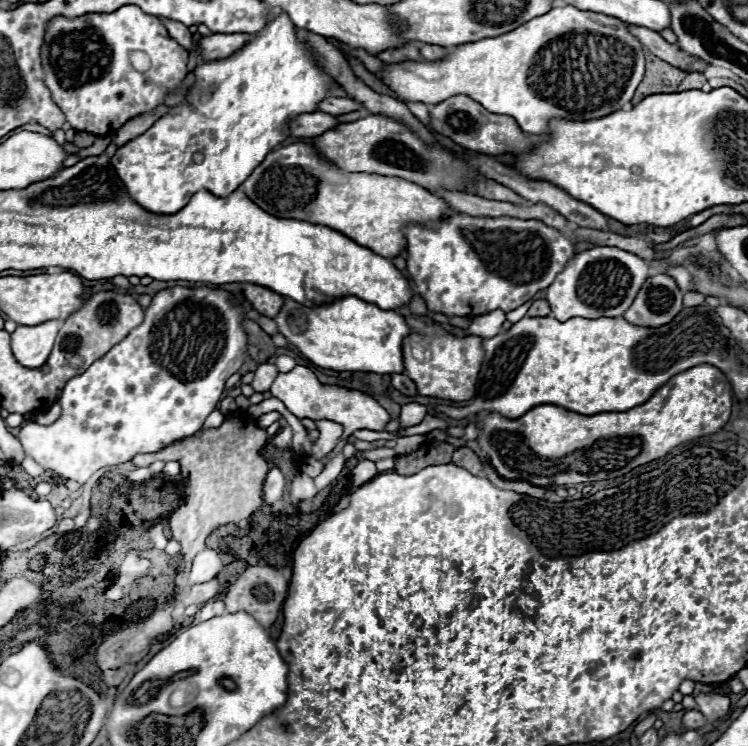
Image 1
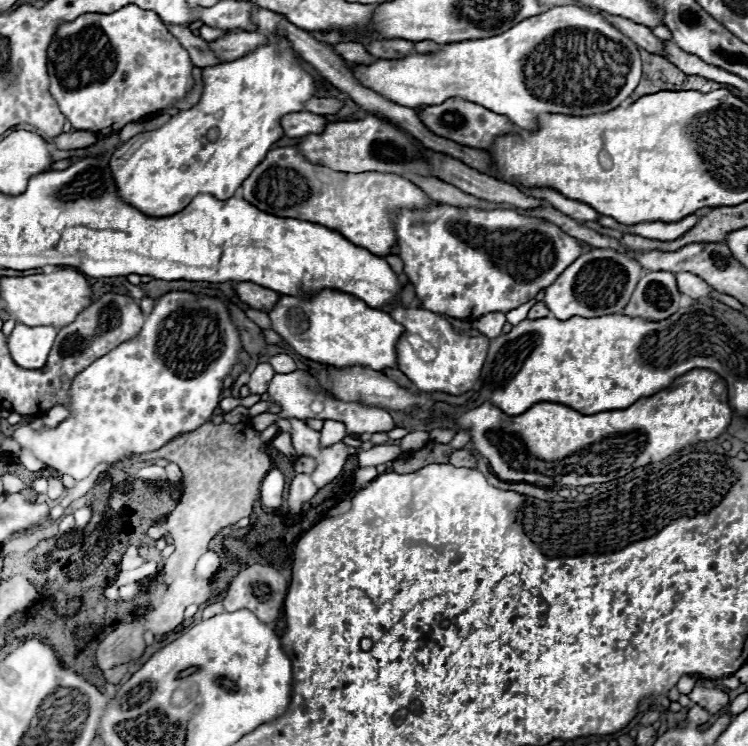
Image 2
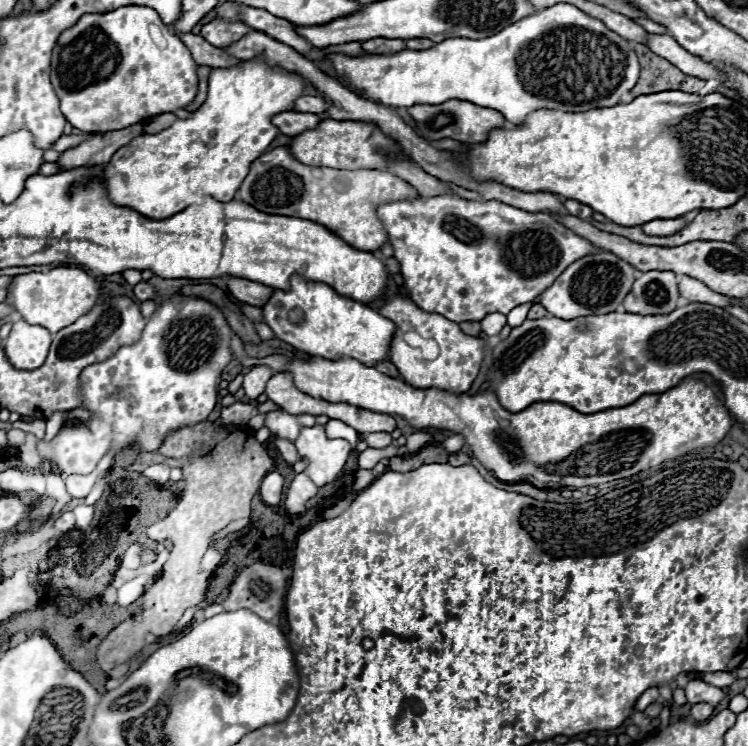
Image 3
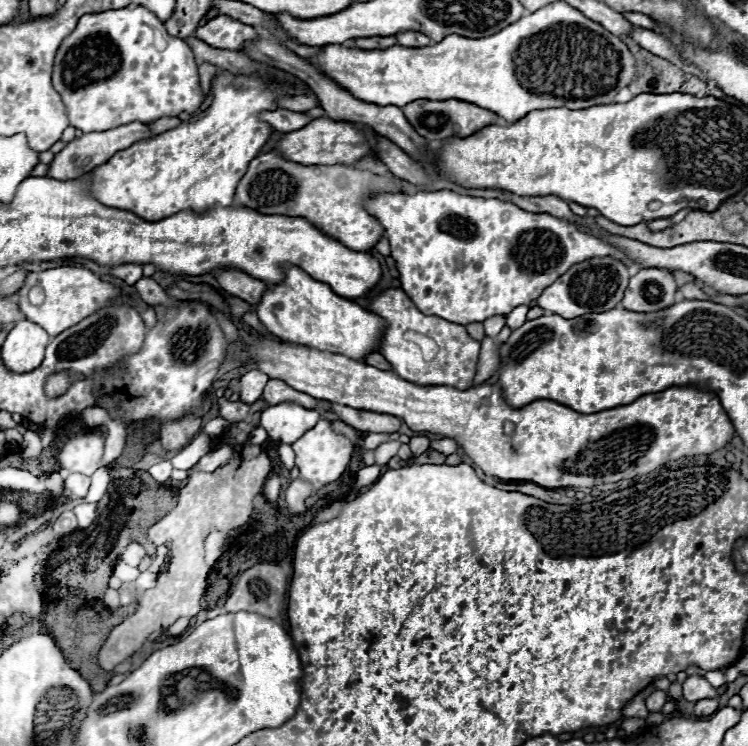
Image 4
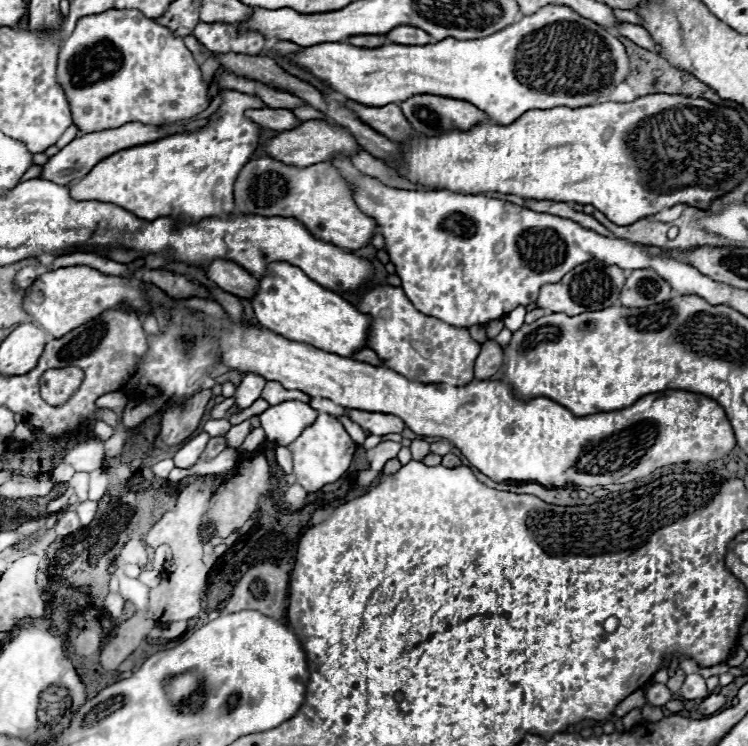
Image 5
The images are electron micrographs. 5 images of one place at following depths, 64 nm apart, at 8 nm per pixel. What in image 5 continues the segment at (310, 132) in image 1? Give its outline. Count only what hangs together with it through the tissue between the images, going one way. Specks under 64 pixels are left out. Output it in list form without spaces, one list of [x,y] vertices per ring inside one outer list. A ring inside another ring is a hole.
[[[258,108],[258,110],[246,110],[246,118],[254,124],[268,128],[268,130],[292,130],[300,124],[298,118],[286,108],[274,110],[274,108]]]

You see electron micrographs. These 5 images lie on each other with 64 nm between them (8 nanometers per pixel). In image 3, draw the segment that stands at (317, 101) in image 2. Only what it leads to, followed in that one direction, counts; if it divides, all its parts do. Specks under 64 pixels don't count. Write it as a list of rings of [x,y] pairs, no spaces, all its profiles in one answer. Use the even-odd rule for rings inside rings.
[[[302,96],[294,102],[294,112],[318,114],[318,112],[324,112],[324,110],[328,110],[328,104],[320,96]]]

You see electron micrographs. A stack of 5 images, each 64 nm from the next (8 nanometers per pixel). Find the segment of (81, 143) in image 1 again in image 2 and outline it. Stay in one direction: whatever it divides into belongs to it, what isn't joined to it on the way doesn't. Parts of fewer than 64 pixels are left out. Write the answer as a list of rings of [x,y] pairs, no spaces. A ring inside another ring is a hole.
[[[72,132],[72,134],[60,134],[54,138],[54,146],[58,150],[76,150],[76,148],[86,148],[94,144],[98,136],[94,132]]]

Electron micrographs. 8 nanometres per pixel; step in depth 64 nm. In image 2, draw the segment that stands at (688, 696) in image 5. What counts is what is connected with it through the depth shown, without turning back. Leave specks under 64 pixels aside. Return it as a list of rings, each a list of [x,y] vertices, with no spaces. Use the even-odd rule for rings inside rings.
[[[694,686],[692,692],[688,694],[688,698],[694,702],[694,704],[700,704],[704,706],[710,714],[722,710],[724,706],[728,706],[728,694],[720,688],[704,688],[704,686]]]

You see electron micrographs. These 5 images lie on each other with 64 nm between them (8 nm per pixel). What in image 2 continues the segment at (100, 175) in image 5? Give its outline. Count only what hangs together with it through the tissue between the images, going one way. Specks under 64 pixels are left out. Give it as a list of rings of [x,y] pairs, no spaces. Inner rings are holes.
[[[274,36],[270,46],[260,46],[244,58],[204,68],[204,94],[192,108],[176,114],[170,122],[152,132],[142,132],[124,142],[110,158],[110,172],[122,202],[140,212],[162,218],[184,210],[194,196],[212,194],[218,200],[234,196],[238,186],[250,176],[254,166],[262,162],[270,146],[284,136],[280,118],[292,112],[302,112],[304,102],[314,98],[318,82],[300,66],[298,54],[288,40]]]

